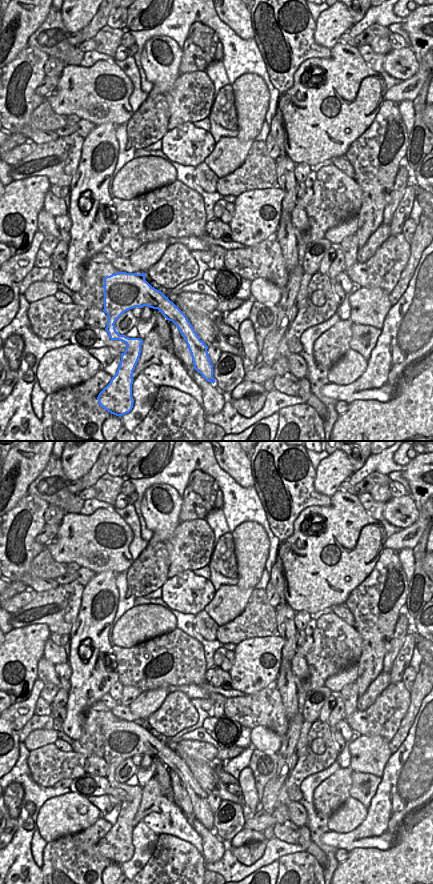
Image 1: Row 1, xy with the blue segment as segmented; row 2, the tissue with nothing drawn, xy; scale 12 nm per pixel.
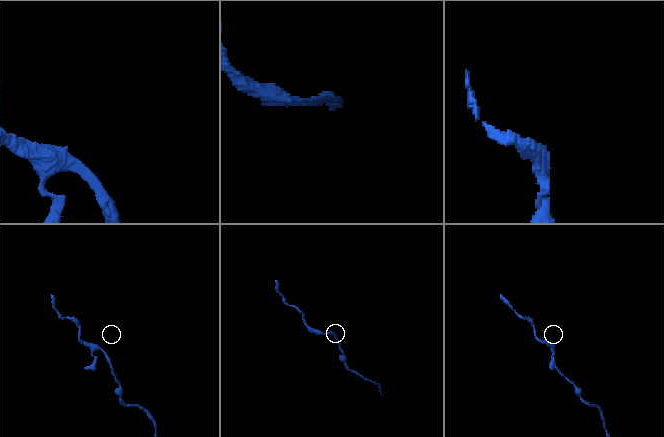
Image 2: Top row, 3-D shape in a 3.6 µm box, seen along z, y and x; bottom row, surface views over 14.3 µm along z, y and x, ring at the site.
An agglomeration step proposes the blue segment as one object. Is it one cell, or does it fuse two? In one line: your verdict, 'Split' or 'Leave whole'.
Split

